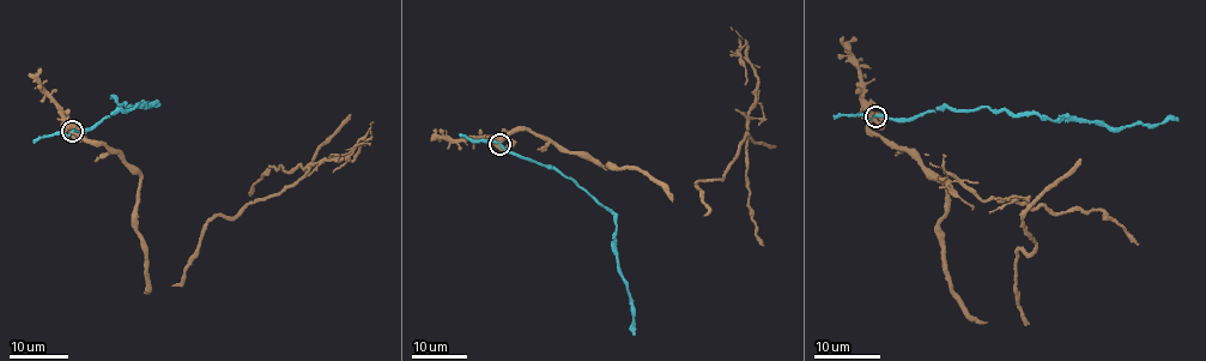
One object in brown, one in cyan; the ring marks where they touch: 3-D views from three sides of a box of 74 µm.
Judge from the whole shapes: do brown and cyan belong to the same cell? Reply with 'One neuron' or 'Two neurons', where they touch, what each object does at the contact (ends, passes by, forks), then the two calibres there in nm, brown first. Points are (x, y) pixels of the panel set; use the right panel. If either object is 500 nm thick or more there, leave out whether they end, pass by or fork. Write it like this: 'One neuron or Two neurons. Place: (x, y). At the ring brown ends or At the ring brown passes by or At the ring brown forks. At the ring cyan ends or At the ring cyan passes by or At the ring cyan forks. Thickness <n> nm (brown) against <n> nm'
Two neurons. Place: (876, 116). Thickness 550 nm (brown) against 280 nm

